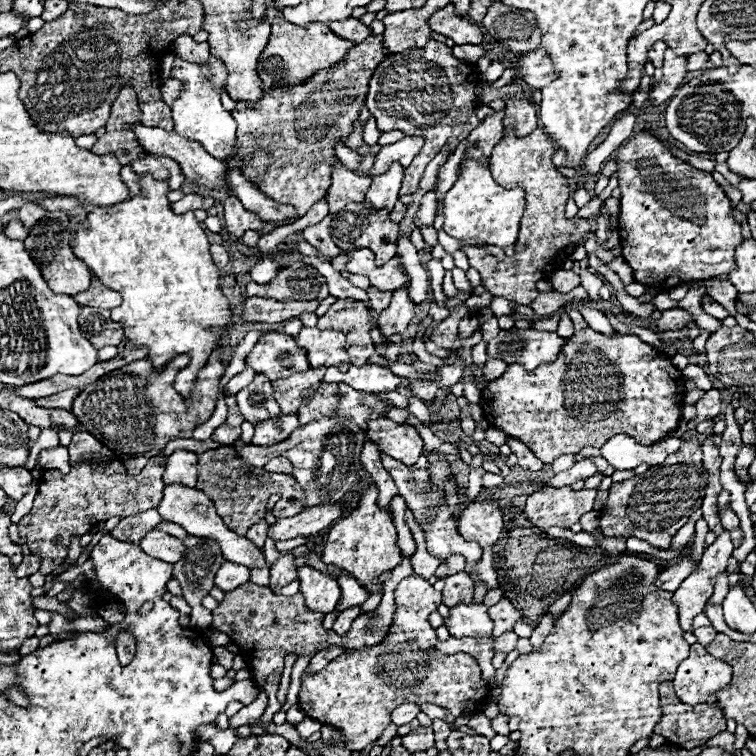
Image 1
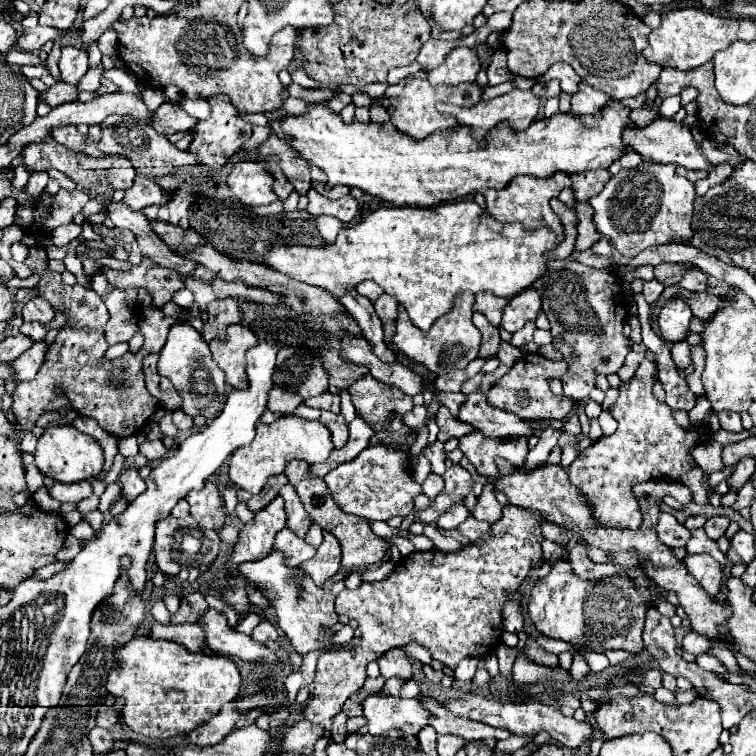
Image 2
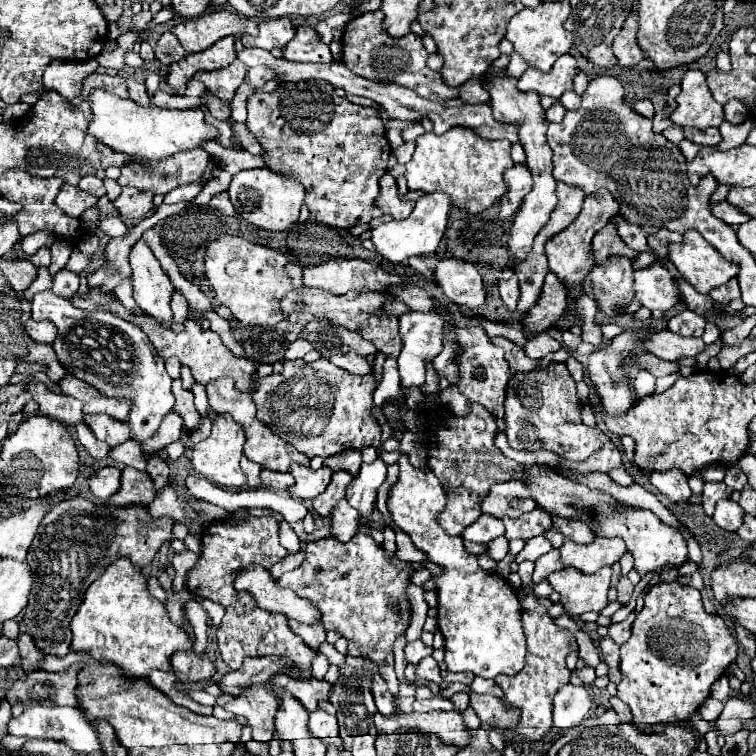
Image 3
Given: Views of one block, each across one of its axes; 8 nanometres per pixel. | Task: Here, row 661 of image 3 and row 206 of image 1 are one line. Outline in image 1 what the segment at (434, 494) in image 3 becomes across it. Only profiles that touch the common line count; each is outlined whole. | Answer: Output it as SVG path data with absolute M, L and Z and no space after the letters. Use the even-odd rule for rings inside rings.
M470 158L464 164L464 170L460 172L458 180L454 182L454 186L448 190L446 198L444 198L444 230L458 238L458 240L482 240L486 244L494 244L500 248L506 246L514 246L516 238L518 238L518 224L524 212L524 192L522 188L502 188L490 172L490 160L482 162L478 158Z

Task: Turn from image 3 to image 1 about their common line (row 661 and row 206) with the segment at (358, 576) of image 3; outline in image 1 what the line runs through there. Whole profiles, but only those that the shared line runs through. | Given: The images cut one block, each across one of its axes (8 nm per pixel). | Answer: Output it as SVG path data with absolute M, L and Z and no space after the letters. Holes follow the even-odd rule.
M390 164L386 172L372 176L372 184L364 194L364 202L372 204L374 210L392 210L398 200L402 176L404 168L400 164Z

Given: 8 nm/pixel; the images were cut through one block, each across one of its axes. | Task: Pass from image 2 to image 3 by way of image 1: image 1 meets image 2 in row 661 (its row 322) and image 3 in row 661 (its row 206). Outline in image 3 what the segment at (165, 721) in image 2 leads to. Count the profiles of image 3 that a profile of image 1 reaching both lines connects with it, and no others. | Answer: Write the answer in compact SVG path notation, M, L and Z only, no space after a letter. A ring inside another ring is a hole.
M120 558L90 584L84 602L72 622L72 650L88 652L96 662L110 662L130 680L146 680L150 670L170 670L174 652L190 650L188 632L170 622L164 604L150 596L146 578L132 566L128 558Z

